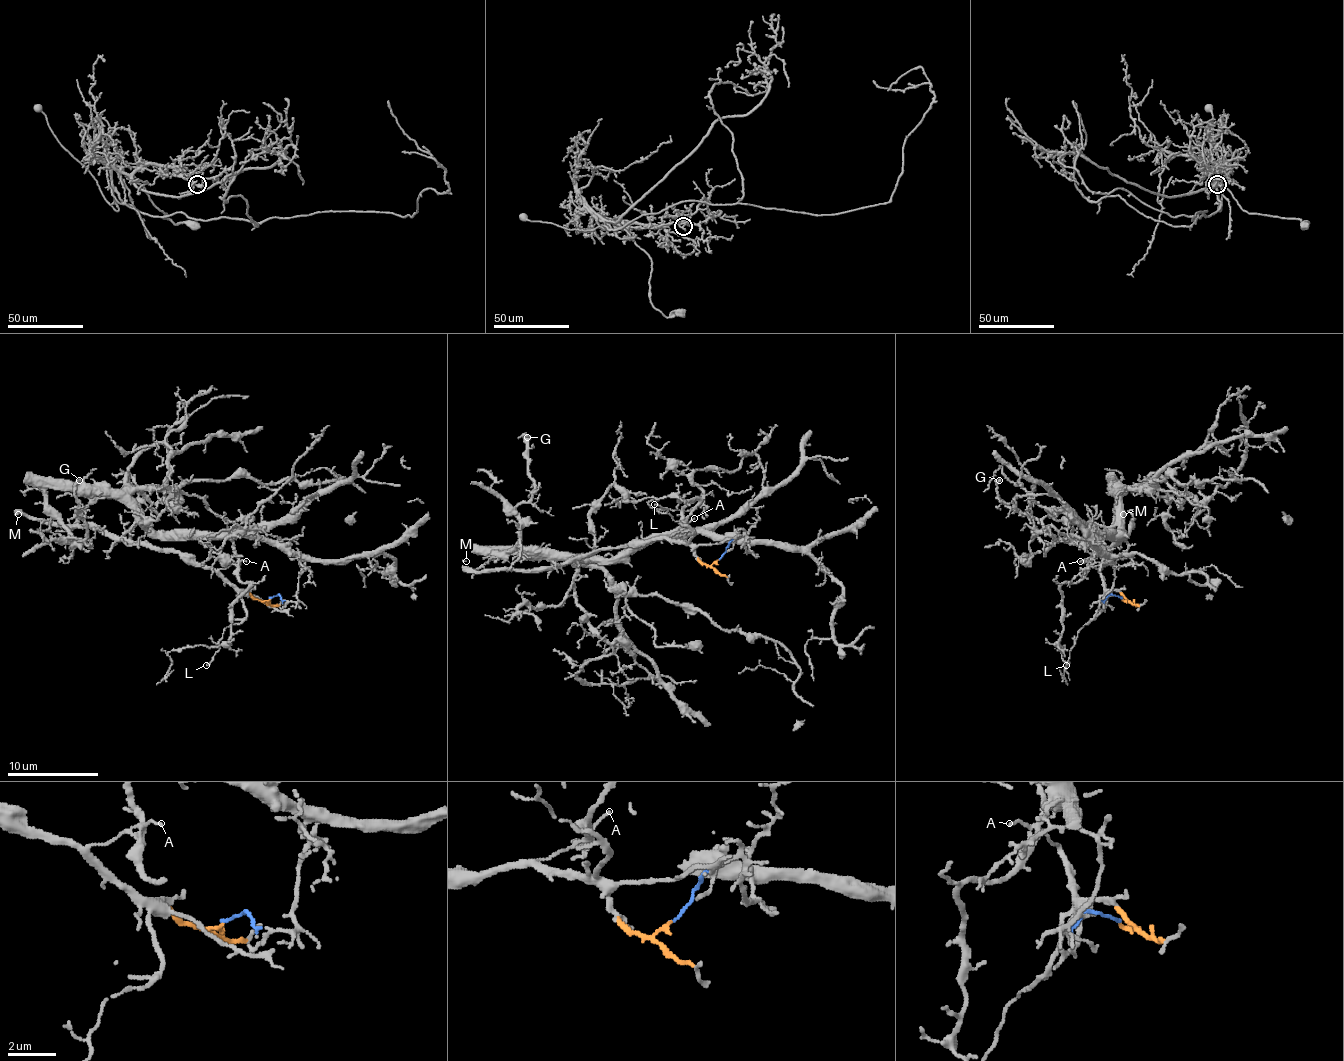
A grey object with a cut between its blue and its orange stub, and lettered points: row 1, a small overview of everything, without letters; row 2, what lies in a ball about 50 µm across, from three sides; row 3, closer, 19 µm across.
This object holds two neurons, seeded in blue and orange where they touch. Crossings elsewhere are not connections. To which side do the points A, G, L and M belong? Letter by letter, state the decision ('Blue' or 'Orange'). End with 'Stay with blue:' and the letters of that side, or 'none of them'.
A: Orange
G: Blue
L: Orange
M: Orange
Stay with blue: G

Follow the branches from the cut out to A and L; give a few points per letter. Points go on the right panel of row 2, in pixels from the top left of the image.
A: (1122, 598), (1127, 600), (1118, 591), (1106, 588), (1100, 570), (1093, 563), (1079, 561)
L: (1122, 598), (1127, 600), (1118, 591), (1111, 591), (1104, 598), (1095, 616), (1079, 632), (1065, 666)

